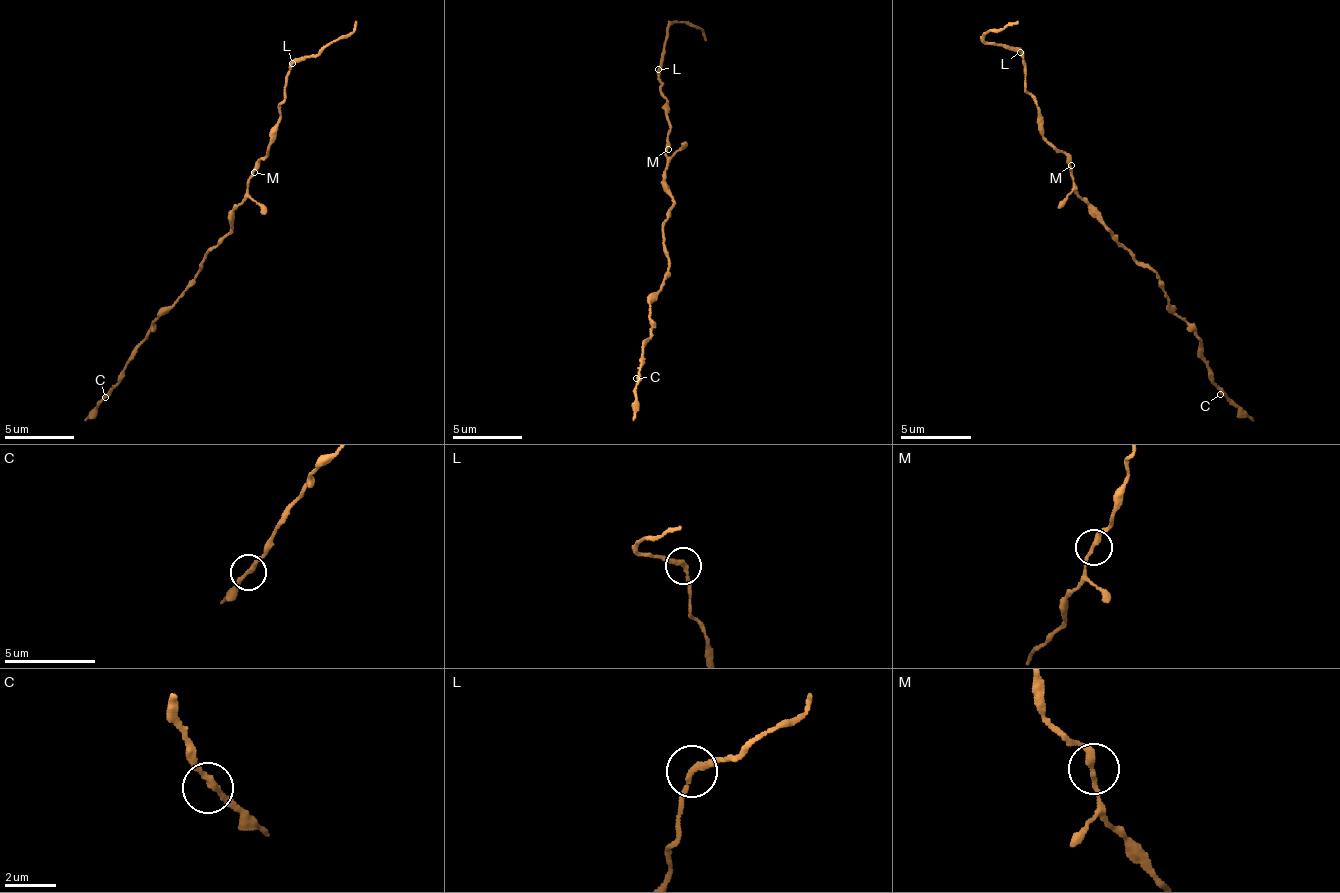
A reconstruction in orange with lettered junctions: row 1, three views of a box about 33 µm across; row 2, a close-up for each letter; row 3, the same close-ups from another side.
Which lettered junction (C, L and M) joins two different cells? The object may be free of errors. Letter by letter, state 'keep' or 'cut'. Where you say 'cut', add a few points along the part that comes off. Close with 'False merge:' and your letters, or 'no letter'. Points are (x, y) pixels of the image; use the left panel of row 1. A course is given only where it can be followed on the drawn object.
C: keep
L: keep
M: keep
False merge: no letter

